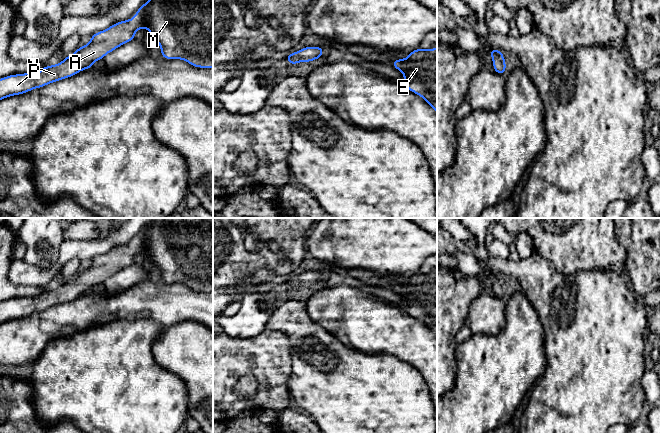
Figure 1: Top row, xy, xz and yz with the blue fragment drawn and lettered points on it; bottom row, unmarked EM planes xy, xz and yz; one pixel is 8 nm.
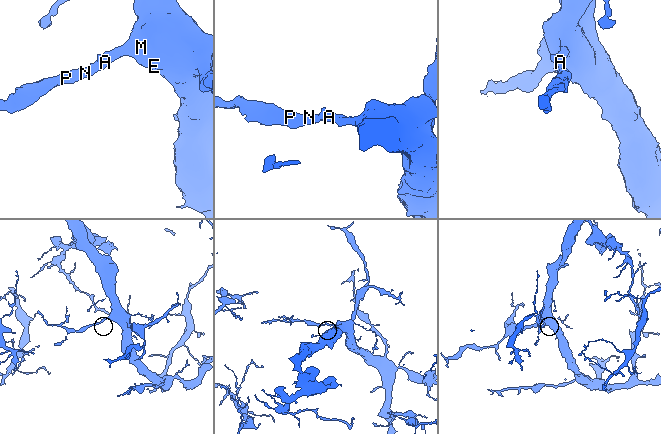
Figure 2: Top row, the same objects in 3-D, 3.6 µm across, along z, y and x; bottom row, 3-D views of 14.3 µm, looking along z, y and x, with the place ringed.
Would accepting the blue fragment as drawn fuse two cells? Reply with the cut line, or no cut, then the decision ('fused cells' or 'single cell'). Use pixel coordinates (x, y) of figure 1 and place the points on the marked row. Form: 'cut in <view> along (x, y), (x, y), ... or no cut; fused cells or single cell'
no cut; single cell

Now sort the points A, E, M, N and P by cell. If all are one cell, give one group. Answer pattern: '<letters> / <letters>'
A E M N P

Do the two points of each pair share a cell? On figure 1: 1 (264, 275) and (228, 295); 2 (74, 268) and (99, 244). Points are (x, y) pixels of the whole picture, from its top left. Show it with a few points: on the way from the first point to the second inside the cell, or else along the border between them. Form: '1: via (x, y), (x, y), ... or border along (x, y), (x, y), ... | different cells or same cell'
1: via (255, 279), (237, 289) | same cell
2: border along (80, 260), (70, 259), (63, 266), (60, 274) | different cells

